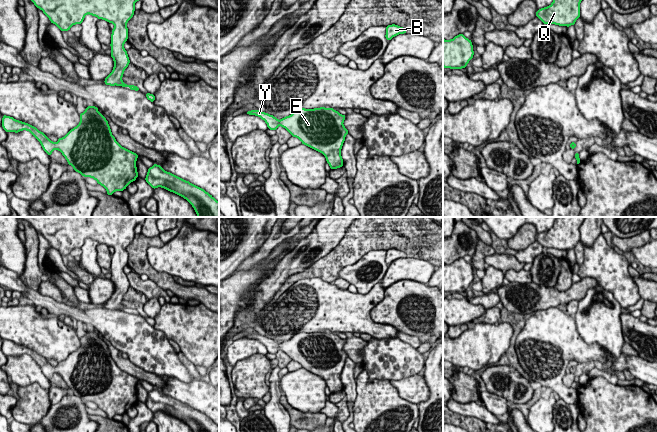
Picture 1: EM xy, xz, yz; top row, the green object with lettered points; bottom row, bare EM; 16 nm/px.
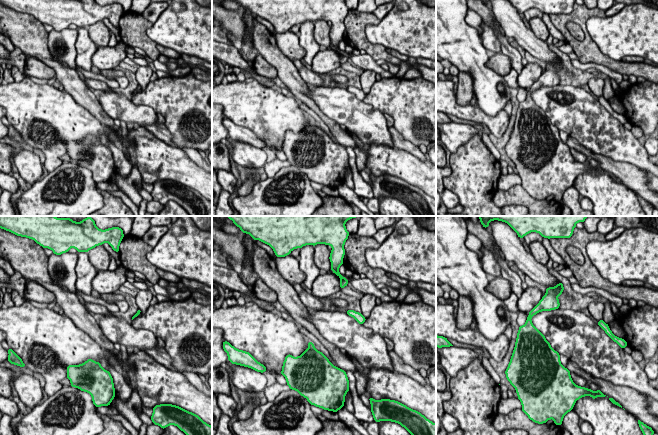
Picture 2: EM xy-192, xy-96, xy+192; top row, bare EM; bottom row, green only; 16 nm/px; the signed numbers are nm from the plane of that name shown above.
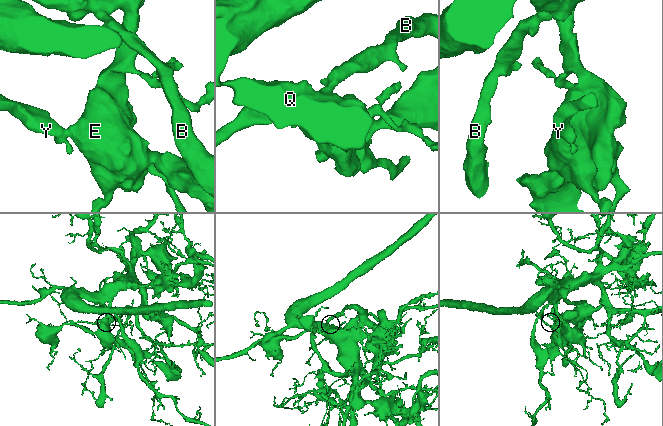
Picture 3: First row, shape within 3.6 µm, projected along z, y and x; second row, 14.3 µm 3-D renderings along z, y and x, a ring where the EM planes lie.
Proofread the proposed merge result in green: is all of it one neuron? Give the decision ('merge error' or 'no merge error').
no merge error

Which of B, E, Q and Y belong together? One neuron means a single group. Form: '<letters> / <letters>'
B E Q Y

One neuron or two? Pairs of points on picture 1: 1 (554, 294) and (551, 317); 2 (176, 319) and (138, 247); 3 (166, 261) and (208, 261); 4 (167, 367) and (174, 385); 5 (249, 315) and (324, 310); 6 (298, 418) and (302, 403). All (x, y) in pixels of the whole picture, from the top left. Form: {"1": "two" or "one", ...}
{"1": "two", "2": "two", "3": "one", "4": "two", "5": "two", "6": "two"}

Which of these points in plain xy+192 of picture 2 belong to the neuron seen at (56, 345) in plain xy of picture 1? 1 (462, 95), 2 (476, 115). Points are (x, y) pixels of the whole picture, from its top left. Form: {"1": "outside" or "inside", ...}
{"1": "outside", "2": "inside"}

